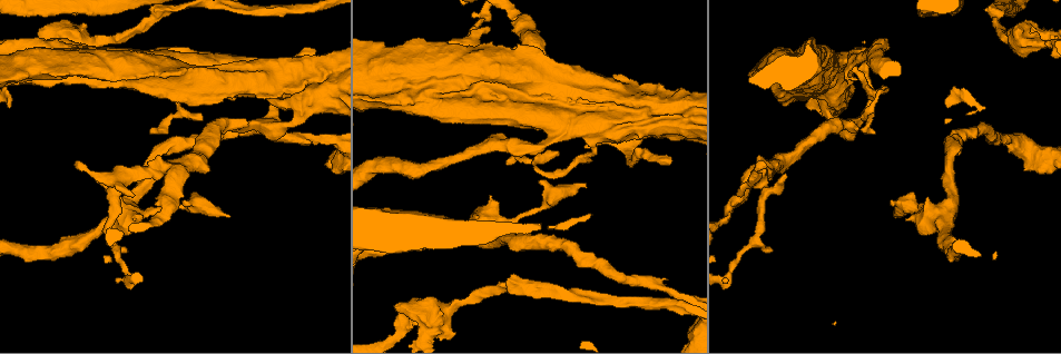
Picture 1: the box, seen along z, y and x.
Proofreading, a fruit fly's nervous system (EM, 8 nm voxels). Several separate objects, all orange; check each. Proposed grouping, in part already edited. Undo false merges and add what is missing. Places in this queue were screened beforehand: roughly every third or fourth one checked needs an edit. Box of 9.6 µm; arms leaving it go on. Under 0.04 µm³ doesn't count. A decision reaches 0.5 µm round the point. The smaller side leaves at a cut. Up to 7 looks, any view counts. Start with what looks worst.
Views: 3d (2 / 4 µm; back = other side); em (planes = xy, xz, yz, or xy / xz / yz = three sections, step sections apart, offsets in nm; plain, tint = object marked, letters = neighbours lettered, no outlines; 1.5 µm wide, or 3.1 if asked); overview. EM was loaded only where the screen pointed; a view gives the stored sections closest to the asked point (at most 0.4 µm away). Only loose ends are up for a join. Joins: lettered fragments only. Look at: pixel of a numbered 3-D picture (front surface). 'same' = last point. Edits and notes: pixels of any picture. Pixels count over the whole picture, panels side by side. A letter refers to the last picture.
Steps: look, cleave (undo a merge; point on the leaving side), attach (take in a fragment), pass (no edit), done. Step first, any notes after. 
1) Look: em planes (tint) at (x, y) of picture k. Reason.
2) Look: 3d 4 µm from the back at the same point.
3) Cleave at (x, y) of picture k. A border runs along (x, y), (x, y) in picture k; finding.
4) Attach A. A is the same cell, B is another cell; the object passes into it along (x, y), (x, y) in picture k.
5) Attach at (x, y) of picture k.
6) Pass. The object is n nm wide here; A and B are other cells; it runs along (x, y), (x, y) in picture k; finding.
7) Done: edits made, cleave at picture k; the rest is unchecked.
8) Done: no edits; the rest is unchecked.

Look: em xz step 8 (letters) at (908, 220) of picture 1. Branch stops here.

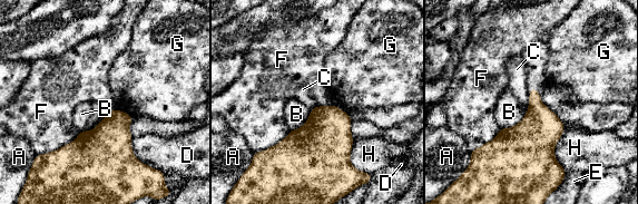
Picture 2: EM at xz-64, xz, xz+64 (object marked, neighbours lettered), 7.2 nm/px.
Pass. A, B, C, D, E, F, G and H are other cells; no lettered fragment goes on from it.

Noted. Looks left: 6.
Look: em planes (letters) at (855, 78) of picture 1. Free end.

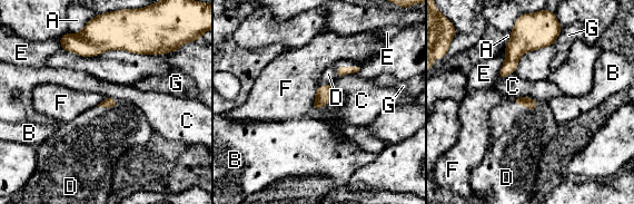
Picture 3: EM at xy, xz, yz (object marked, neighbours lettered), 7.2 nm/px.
Attach at (328, 74) of picture 3. D is the same cell, A, B, C, E, F and G are other cells; the neuron continues.

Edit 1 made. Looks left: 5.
Look: 3d 4 µm at (658, 86) of picture 1. Stops while still wide.

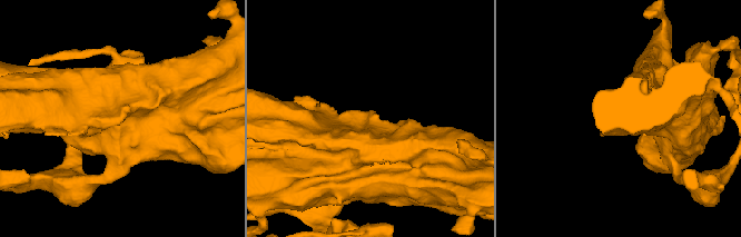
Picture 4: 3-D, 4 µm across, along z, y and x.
Look: em planes (letters) at (124, 115) of picture 4. Need the tissue.

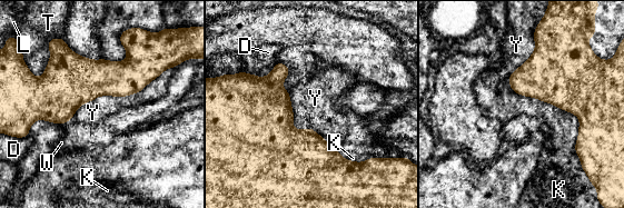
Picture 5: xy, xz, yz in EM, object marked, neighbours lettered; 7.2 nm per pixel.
Pass. The object is 360 nm wide here; D, K, L, T, W and Y are other cells; a border runs along (144, 88), (98, 96), (73, 114) in picture 5; none of them fits.

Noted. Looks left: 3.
Done: edits made, attach at picture 3; the rest is unchecked.

